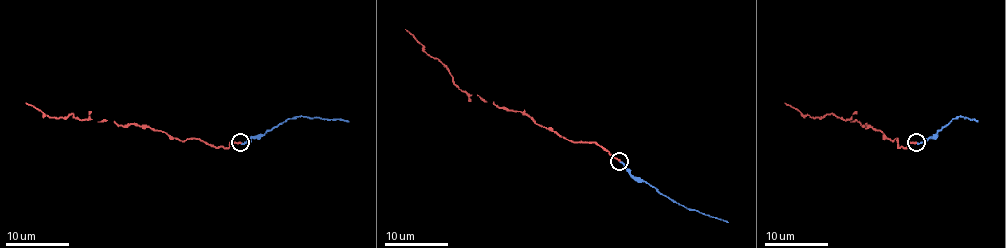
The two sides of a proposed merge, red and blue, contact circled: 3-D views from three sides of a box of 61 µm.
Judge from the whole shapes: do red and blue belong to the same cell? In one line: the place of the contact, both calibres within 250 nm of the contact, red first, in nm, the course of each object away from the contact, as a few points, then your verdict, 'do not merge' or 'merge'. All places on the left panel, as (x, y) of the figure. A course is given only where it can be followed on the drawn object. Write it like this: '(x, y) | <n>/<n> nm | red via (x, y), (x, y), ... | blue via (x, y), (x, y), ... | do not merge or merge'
(240, 142) | 190/190 nm | red via (240, 143), (218, 147), (191, 138), (180, 141), (140, 125), (97, 122), (71, 114), (44, 116), (25, 103) | blue via (240, 143), (298, 116), (349, 122) | merge

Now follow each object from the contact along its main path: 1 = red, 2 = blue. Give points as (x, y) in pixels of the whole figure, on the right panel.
1: (916, 143), (901, 147), (897, 138), (893, 141), (857, 120), (850, 122), (829, 114), (803, 116), (784, 103)
2: (916, 143), (932, 136), (958, 116), (977, 122)

